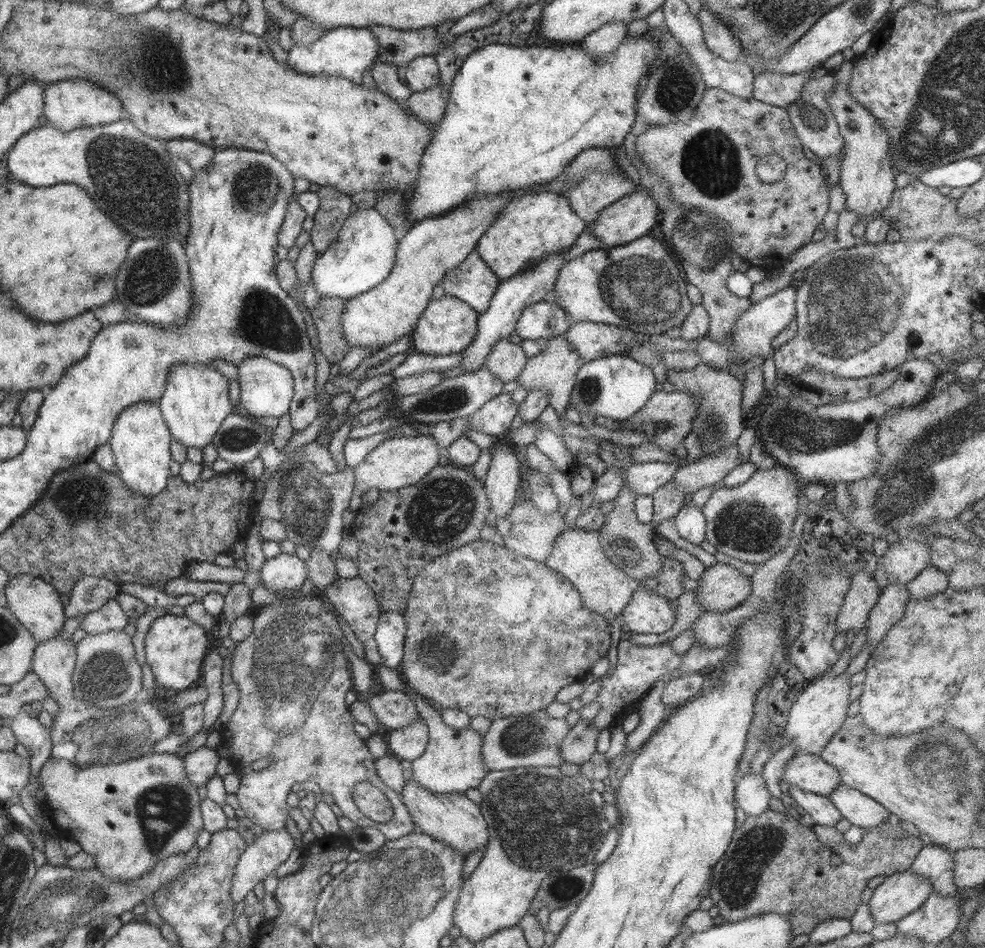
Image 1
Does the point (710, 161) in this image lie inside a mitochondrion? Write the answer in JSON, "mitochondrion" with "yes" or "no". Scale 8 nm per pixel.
{"mitochondrion":"yes"}

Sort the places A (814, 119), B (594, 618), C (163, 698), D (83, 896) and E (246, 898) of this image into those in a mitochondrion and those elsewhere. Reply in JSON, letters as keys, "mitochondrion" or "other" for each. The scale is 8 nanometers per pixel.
{"A":"mitochondrion","B":"other","C":"other","D":"mitochondrion","E":"other"}

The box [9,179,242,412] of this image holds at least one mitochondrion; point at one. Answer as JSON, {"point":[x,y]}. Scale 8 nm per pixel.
{"point":[152,282]}

